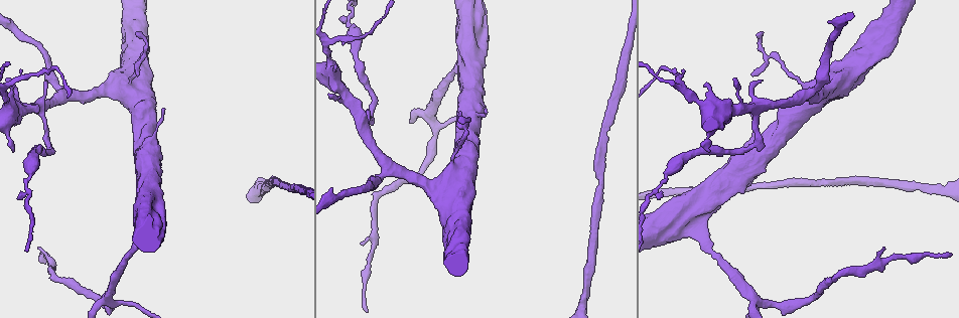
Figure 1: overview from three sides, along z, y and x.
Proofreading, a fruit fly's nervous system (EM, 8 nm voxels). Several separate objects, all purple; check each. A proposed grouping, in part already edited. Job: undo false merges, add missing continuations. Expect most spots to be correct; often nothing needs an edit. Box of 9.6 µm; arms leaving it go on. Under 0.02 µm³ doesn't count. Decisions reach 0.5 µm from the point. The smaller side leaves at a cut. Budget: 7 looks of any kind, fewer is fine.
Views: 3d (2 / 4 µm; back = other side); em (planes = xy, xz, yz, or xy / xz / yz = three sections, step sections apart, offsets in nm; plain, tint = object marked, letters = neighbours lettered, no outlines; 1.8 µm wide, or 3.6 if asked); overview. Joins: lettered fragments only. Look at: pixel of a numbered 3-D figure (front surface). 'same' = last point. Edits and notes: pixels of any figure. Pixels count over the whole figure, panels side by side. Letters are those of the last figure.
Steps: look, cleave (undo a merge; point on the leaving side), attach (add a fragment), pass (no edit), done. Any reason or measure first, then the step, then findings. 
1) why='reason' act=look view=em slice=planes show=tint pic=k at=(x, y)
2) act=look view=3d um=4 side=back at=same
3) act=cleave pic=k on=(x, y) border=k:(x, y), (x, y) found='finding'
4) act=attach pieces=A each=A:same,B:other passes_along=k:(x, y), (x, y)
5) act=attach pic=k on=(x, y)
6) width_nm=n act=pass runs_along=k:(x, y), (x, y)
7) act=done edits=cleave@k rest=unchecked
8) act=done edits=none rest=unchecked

act=look view=3d um=4 pic=1 at=(720, 120)

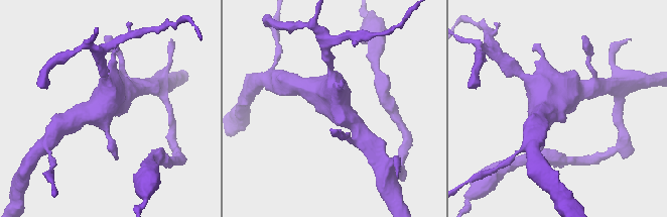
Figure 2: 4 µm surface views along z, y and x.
why='now the EM' act=look view=em slice=planes show=letters pic=2 at=(108, 102)

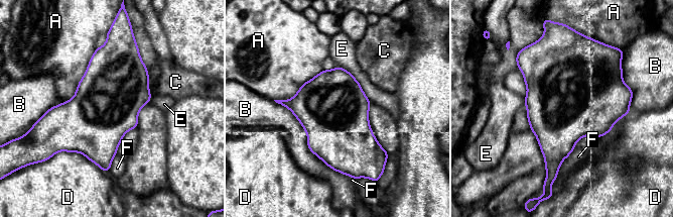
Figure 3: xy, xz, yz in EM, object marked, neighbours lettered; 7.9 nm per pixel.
width_nm=550 act=pass each=A:other,B:other,C:other,D:other,E:other,F:other border=3:(338, 66), (354, 77), (370, 102) found='all the same cell'

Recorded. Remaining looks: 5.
why='free end' act=look view=3d um=4 pic=1 at=(37, 247)

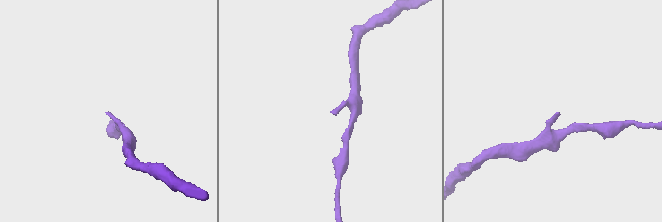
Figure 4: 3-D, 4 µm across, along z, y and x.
why='now the EM' act=look view=em slice=xz step=4 show=tint pic=4 at=(333, 113)

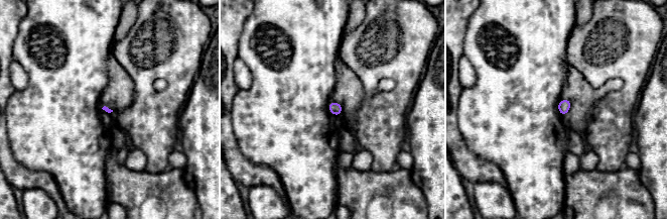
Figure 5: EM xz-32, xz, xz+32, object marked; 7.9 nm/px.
act=look view=em slice=planes show=letters at=same

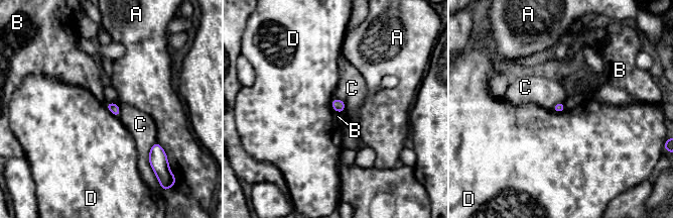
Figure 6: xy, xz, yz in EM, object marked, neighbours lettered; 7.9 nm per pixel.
act=pass each=A:other,B:other,C:other,D:other border=6:(333, 109), (341, 113) found='none of them fits'

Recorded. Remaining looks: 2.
why='sharp bend' act=look view=3d um=4 pic=1 at=(465, 133)

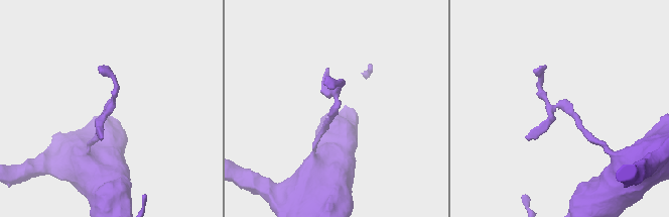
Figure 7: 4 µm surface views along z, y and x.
why='shape alone is not enough' act=look view=em slice=planes show=letters pic=7 at=(564, 102)

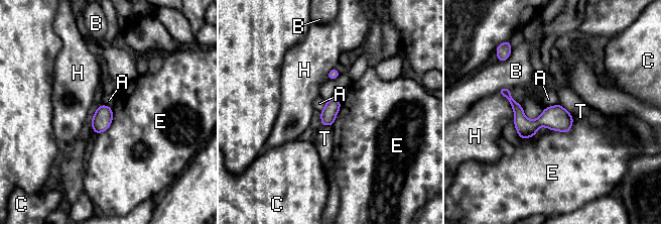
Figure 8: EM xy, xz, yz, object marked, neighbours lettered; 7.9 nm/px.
width_nm=120 act=pass each=A:other,B:other,C:other,E:other,H:other,T:other border=8:(112, 108), (112, 123), (96, 134) found='all the same cell'

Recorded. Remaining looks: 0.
act=done edits=none rest=unchecked

